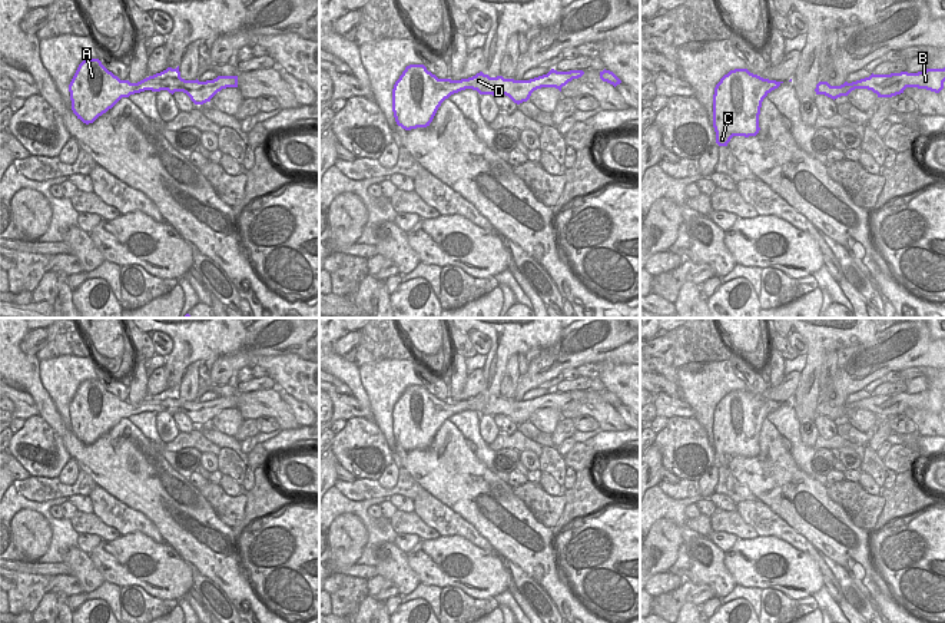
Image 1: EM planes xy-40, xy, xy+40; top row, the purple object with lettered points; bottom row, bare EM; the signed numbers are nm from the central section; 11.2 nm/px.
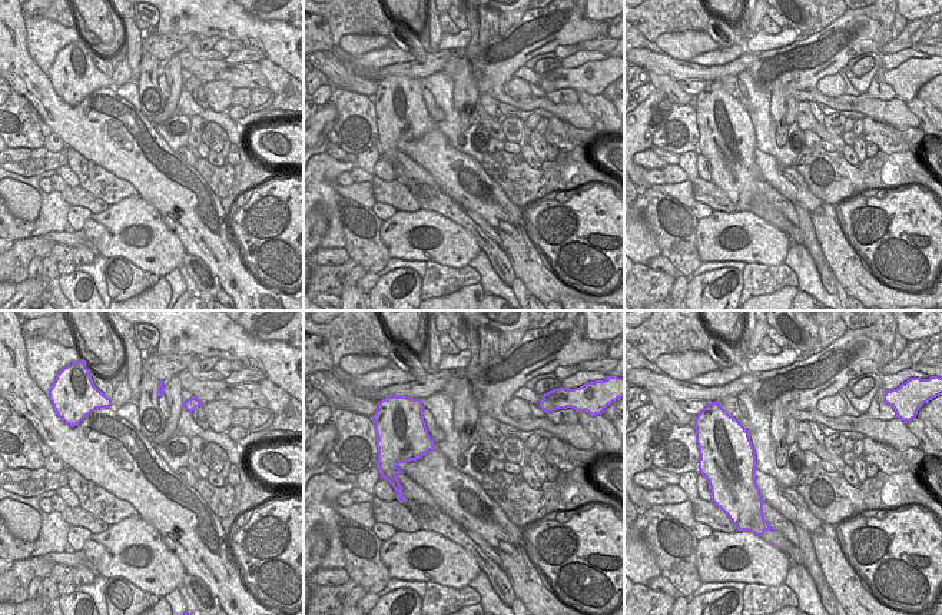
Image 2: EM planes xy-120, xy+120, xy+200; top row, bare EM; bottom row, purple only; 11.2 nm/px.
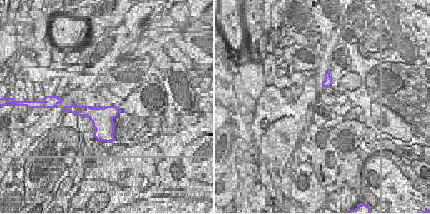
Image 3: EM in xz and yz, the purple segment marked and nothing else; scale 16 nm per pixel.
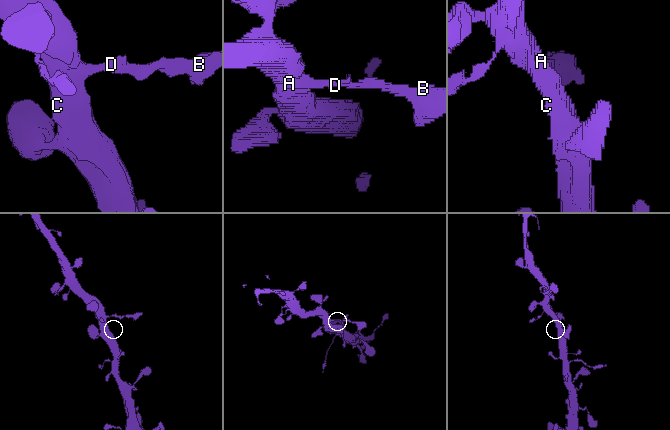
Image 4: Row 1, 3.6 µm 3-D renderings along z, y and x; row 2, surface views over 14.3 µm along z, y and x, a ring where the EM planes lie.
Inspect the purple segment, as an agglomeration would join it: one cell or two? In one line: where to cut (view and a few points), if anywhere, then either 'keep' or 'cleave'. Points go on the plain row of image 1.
xy (513, 400), (509, 417) | cleave

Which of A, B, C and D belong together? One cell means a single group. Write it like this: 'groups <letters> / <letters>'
groups A C D / B

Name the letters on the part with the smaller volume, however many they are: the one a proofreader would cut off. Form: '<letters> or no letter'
B.

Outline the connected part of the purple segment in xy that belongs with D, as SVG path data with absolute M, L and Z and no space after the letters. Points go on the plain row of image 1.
M410 385L392 410L394 438L397 445L405 451L427 448L441 424L451 415L472 410L480 415L510 417L513 401L503 397L490 398L483 392L461 401L438 400L424 385Z

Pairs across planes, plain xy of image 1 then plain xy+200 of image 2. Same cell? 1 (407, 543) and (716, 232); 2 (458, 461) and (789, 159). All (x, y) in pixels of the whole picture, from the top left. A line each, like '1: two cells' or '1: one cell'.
1: two cells
2: two cells

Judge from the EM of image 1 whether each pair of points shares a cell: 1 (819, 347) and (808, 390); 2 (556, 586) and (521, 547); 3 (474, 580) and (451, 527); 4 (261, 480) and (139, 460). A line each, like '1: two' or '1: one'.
1: one
2: one
3: two
4: two

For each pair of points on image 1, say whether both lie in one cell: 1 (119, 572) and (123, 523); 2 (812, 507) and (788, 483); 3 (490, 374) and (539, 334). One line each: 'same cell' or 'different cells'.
1: different cells
2: same cell
3: same cell

